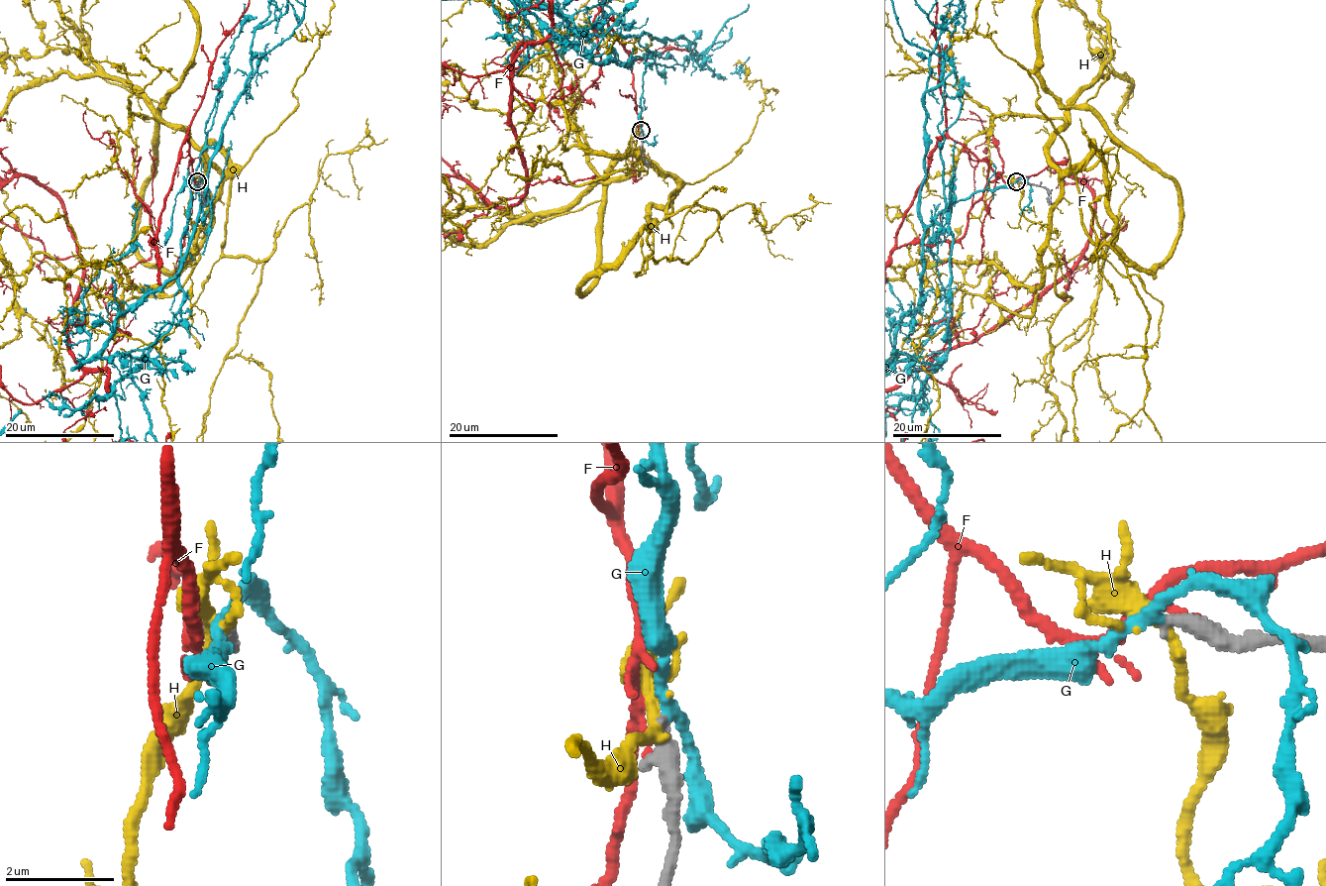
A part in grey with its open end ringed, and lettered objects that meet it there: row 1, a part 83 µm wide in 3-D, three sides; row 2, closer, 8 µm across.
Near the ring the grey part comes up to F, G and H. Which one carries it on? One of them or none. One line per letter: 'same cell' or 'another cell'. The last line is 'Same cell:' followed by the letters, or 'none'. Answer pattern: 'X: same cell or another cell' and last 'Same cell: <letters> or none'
F: another cell
G: same cell
H: another cell
Same cell: G

